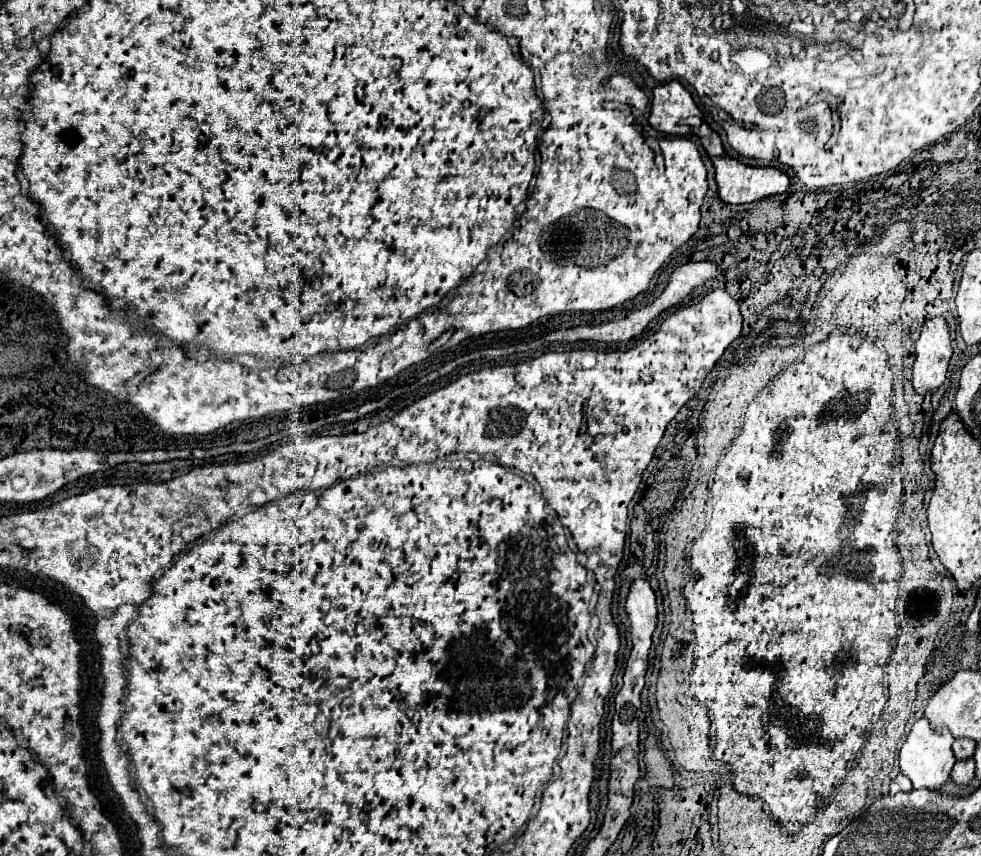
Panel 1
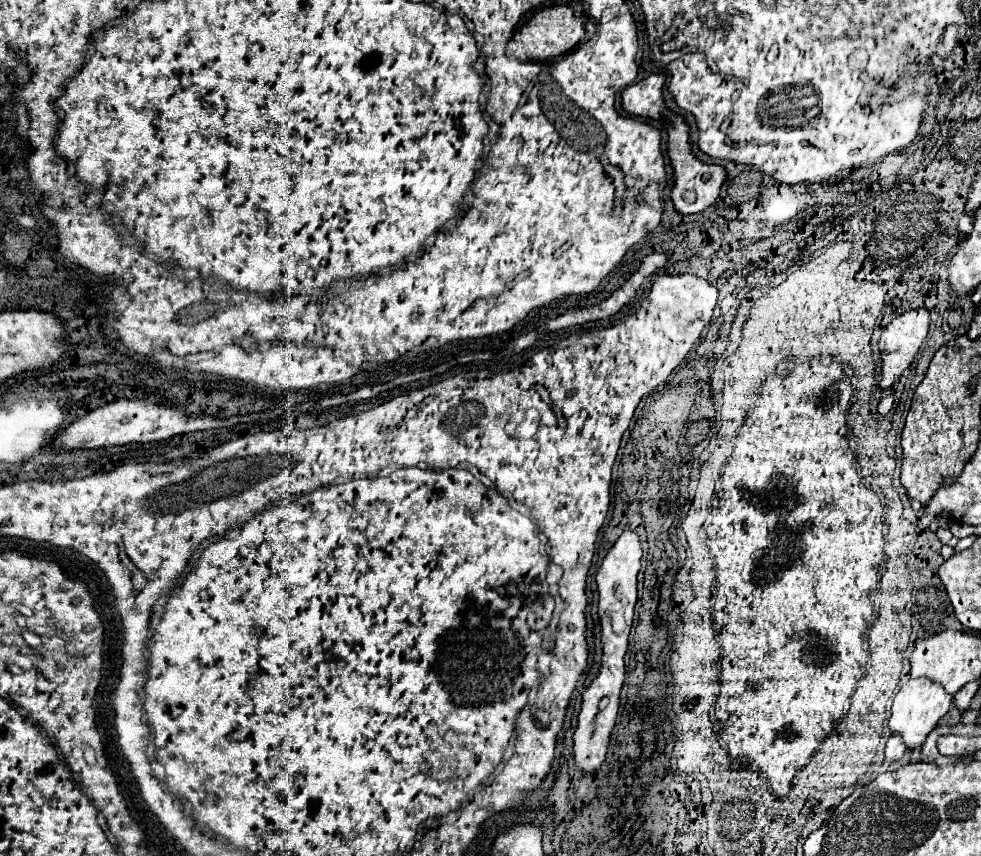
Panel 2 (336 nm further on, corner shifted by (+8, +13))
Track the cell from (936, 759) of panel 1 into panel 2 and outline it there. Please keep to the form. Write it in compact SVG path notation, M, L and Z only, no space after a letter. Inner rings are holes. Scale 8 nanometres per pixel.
M908 680L900 692L894 698L892 704L892 716L890 716L890 730L892 734L900 736L902 742L906 744L906 748L914 750L918 746L924 744L924 740L928 738L928 734L936 728L938 720L948 712L952 702L952 696L946 694L946 690L940 684L934 684L930 680Z

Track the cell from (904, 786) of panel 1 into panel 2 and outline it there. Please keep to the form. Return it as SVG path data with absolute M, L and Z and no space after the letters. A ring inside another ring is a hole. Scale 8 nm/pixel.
M892 736L886 742L886 760L900 760L906 754L906 746L898 736Z

